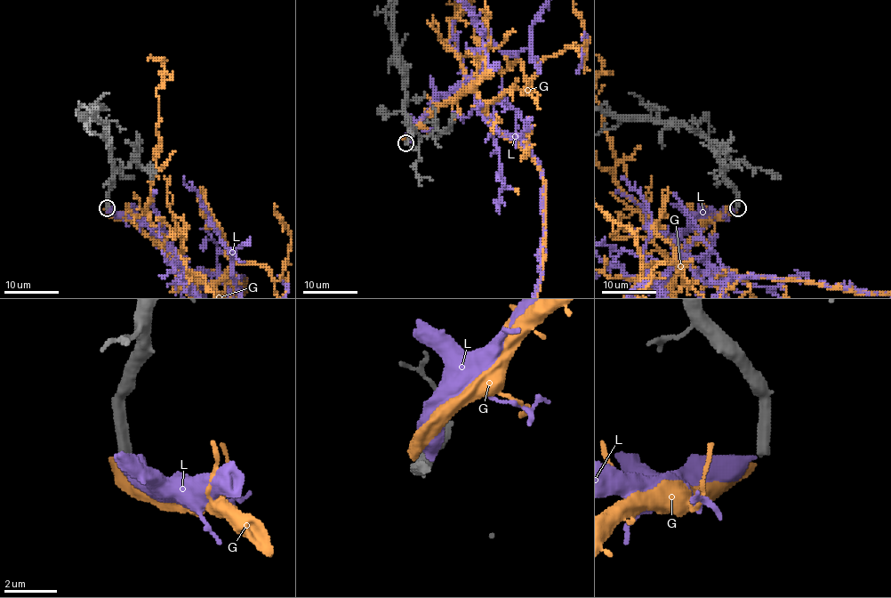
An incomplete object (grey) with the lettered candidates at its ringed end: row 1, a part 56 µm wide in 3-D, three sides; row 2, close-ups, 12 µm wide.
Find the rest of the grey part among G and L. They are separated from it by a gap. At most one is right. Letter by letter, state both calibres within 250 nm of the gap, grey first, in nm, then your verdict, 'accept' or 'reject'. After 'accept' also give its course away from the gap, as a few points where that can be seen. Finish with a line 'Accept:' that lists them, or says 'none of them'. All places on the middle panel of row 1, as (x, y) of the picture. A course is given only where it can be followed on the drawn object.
G: calibres 400 and 480 nm; accept
L: calibres 400 and 480 nm; reject
Accept: G

